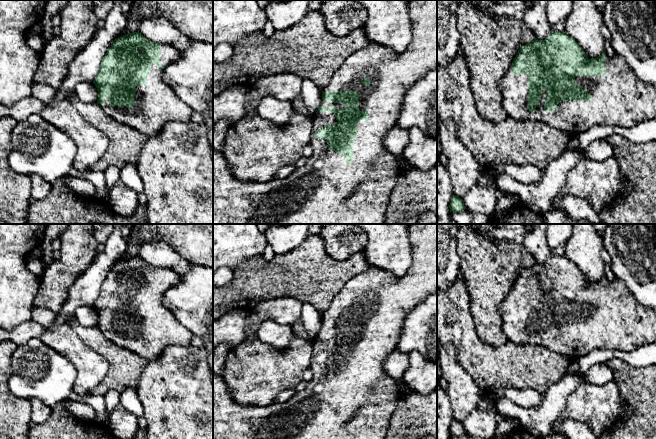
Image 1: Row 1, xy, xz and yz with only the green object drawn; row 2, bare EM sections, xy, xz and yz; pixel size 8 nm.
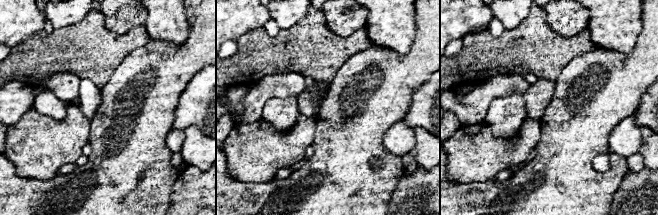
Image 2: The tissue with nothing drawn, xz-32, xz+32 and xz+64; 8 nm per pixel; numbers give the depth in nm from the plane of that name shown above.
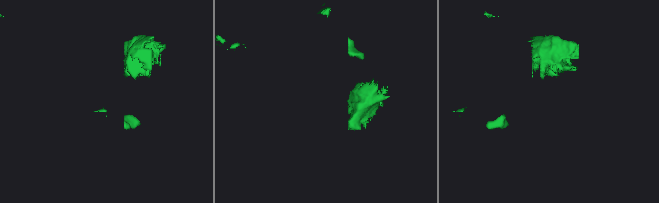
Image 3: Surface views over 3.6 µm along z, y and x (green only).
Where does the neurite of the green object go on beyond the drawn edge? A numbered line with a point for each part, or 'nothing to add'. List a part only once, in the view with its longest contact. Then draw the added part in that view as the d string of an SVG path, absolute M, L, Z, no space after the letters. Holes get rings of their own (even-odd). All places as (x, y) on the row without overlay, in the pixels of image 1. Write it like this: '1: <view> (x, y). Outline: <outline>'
1: yz (619, 322). Outline: M605 279L604 300L575 300L574 307L591 319L590 325L562 325L557 329L557 335L545 335L544 311L540 327L536 329L536 334L532 338L528 332L528 298L513 299L510 291L499 307L503 318L503 333L507 340L513 343L543 346L572 360L595 350L631 352L644 344L656 343L656 309L641 305L621 279Z

